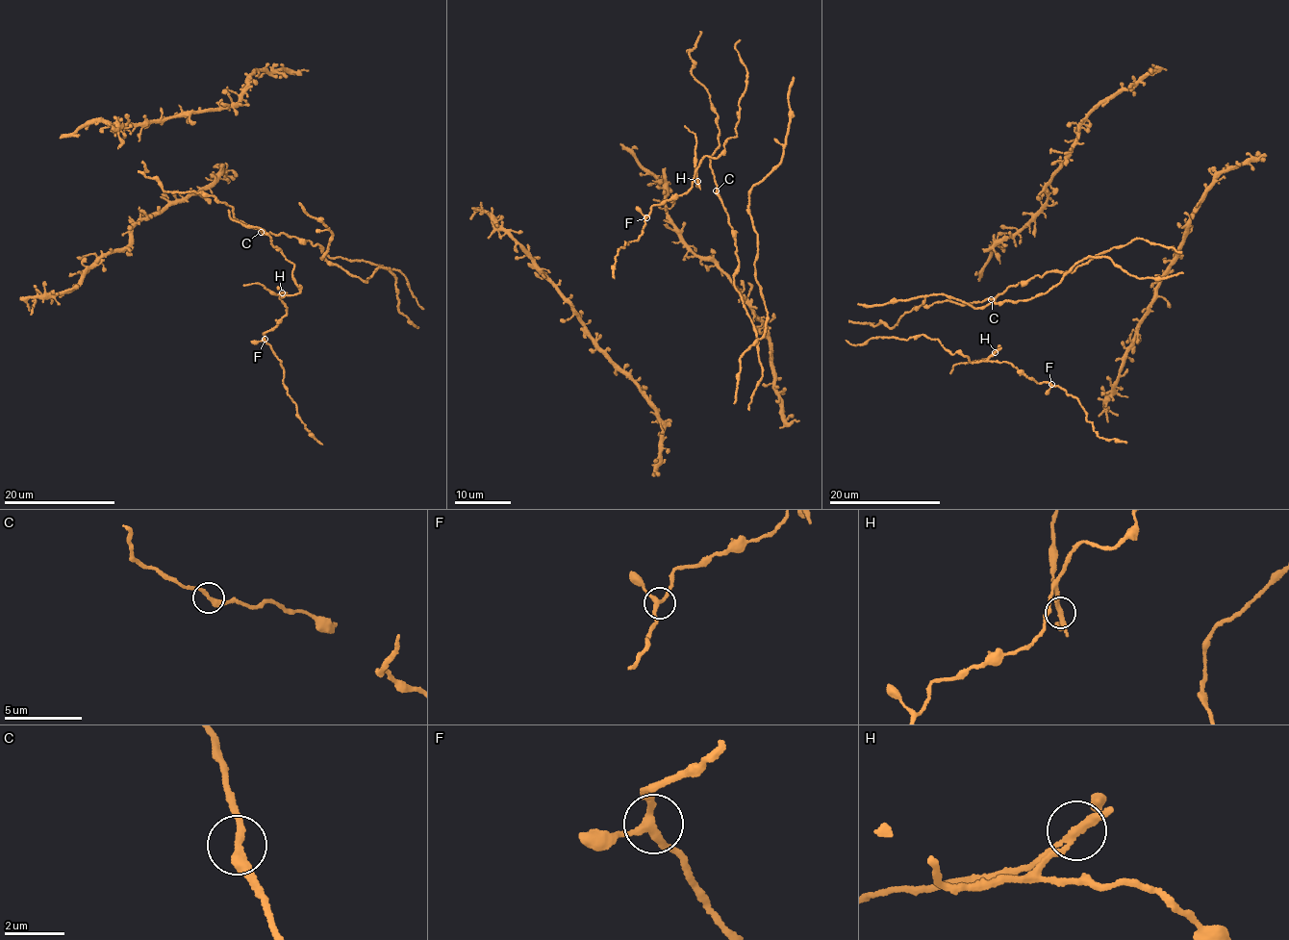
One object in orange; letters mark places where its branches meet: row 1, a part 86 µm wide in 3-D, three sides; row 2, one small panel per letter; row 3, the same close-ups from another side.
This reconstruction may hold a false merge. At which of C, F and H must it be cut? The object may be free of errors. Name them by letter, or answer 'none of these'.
H

